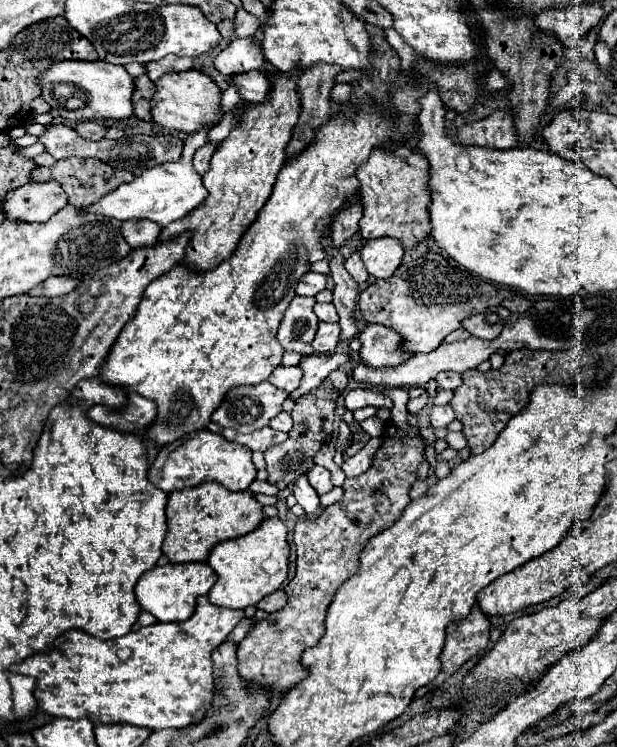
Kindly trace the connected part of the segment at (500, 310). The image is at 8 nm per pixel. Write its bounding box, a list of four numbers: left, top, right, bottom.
[463,306,511,340]

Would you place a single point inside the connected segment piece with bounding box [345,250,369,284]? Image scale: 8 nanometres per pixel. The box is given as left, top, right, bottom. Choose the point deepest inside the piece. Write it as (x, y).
(354, 266)

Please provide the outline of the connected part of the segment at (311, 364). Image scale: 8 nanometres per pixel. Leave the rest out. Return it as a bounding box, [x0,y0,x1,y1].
[289,354,351,400]

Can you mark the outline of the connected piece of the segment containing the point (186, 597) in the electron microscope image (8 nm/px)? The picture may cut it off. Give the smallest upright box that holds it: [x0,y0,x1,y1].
[135,562,217,622]

